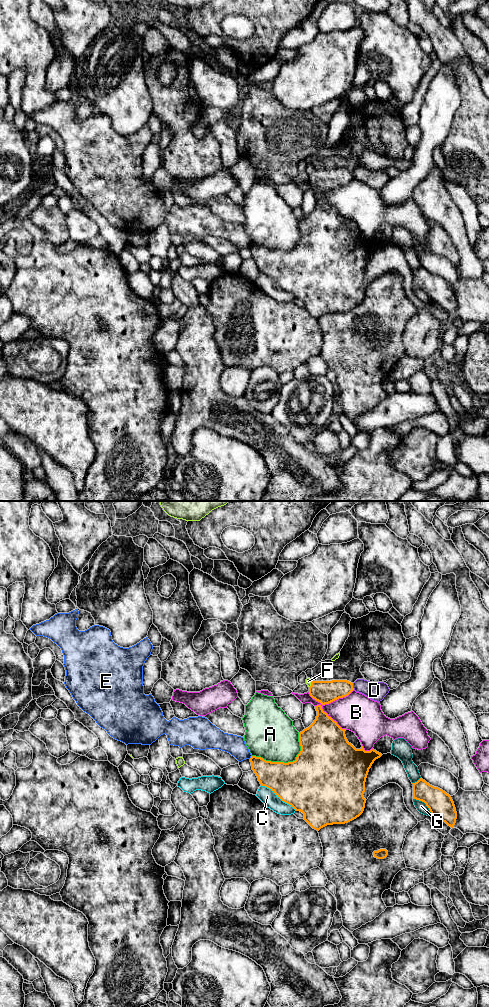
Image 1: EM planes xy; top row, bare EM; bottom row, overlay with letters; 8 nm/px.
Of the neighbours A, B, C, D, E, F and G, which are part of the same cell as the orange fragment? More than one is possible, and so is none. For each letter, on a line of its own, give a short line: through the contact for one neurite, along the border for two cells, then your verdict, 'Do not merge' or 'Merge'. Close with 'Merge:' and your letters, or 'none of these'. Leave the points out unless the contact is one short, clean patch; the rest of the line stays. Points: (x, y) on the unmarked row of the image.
A: Do not merge
B: Do not merge
C: Do not merge
D: Do not merge
E: Line: xy (251, 243), (249, 246). Do not merge
F: Do not merge
G: Do not merge
Merge: none of these

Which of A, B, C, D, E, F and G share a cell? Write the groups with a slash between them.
A / B / C / D / E / F / G

